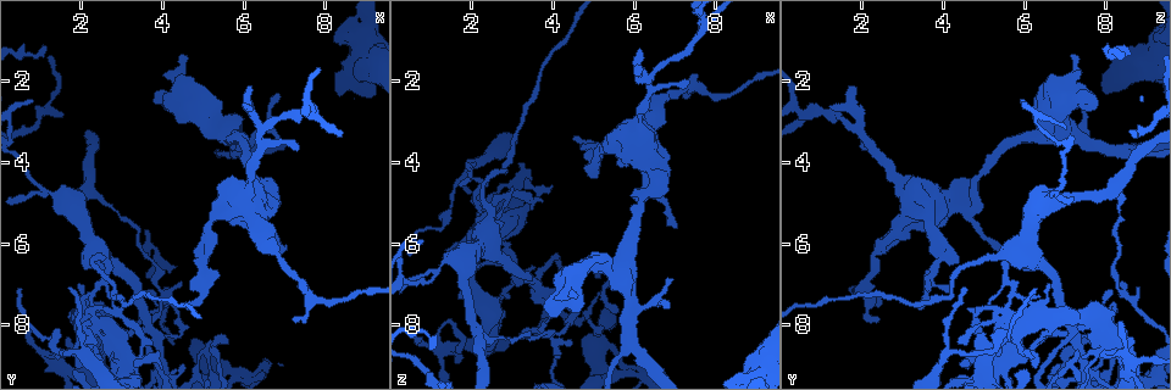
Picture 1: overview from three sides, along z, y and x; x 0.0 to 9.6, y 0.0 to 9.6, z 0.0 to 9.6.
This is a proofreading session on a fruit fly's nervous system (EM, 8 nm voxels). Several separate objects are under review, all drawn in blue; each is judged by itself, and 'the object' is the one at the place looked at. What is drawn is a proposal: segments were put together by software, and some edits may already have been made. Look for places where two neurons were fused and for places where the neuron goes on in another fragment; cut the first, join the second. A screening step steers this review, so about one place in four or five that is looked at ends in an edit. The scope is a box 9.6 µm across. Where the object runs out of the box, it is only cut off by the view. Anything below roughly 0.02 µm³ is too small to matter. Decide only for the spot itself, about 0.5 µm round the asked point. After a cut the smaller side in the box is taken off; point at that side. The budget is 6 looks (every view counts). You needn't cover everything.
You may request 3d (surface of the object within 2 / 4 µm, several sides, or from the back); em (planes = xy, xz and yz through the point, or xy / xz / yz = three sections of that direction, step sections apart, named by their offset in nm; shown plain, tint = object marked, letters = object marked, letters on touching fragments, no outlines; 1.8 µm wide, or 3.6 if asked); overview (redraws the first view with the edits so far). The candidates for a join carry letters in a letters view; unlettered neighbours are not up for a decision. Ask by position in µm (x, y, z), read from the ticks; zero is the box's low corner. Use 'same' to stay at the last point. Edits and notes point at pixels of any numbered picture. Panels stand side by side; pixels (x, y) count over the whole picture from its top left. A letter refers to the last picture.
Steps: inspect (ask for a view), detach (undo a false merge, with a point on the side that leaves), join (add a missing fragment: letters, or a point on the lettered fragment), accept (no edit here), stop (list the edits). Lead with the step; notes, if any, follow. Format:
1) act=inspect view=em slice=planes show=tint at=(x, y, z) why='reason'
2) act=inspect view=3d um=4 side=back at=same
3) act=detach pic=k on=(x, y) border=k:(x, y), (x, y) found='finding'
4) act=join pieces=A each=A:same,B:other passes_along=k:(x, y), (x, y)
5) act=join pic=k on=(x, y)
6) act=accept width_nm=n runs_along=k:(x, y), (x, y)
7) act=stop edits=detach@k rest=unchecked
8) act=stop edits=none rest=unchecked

act=inspect view=em slice=planes show=letters at=(4.55, 7.00, 8.50) why='thin end'

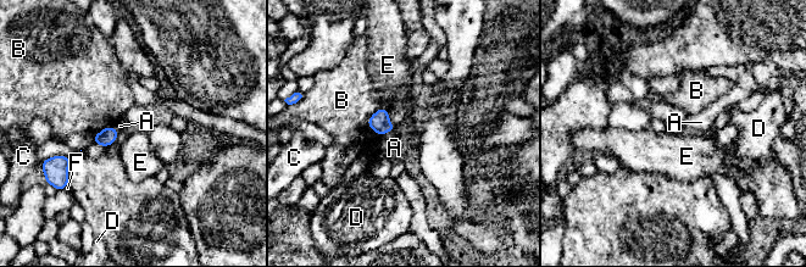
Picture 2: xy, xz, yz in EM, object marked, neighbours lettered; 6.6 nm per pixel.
act=accept each=A:other,B:other,C:other,D:other,E:other,F:other border=2:(393, 129), (379, 135) found='none of them fits'

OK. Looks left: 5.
act=inspect view=em slice=planes show=letters at=(2.65, 8.60, 7.65) why='branch stops here'

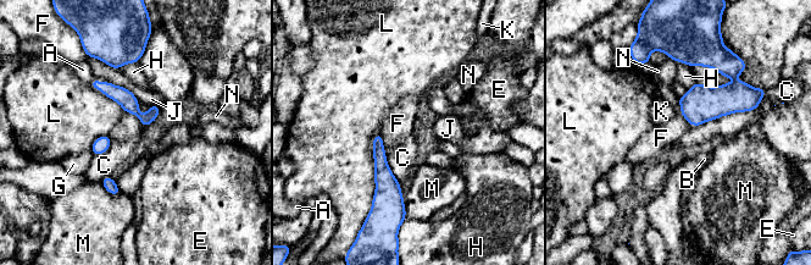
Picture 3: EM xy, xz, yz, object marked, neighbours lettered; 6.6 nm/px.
act=accept longest_contact=L:550nm each=A:other,B:other,C:other,E:other,F:other,G:other,H:other,J:other,K:other,L:other,M:other,N:other runs_along=3:(378, 137), (388, 194), (401, 208) found='none of them fits'

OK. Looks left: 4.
act=inspect view=em slice=xz step=4 show=tint at=(2.05, 7.95, 5.90) why='small branch off a trunk'

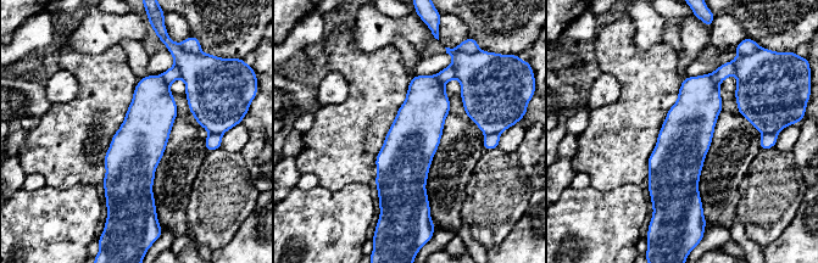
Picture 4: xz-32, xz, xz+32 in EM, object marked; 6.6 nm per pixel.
act=inspect view=em slice=xz step=4 show=letters at=same why='what lies round it'

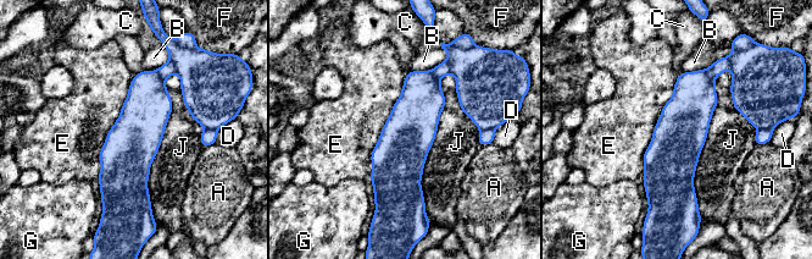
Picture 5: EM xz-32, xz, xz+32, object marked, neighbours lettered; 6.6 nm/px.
act=detach pic=5 on=(165, 71) width_nm=340 each=A:other,B:other,C:other,D:other,E:other,F:other,G:other,J:other border=5:(170, 60), (176, 72) found='two neurons meet here'

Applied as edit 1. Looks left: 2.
act=stop edits=detach@5 rest=unchecked

